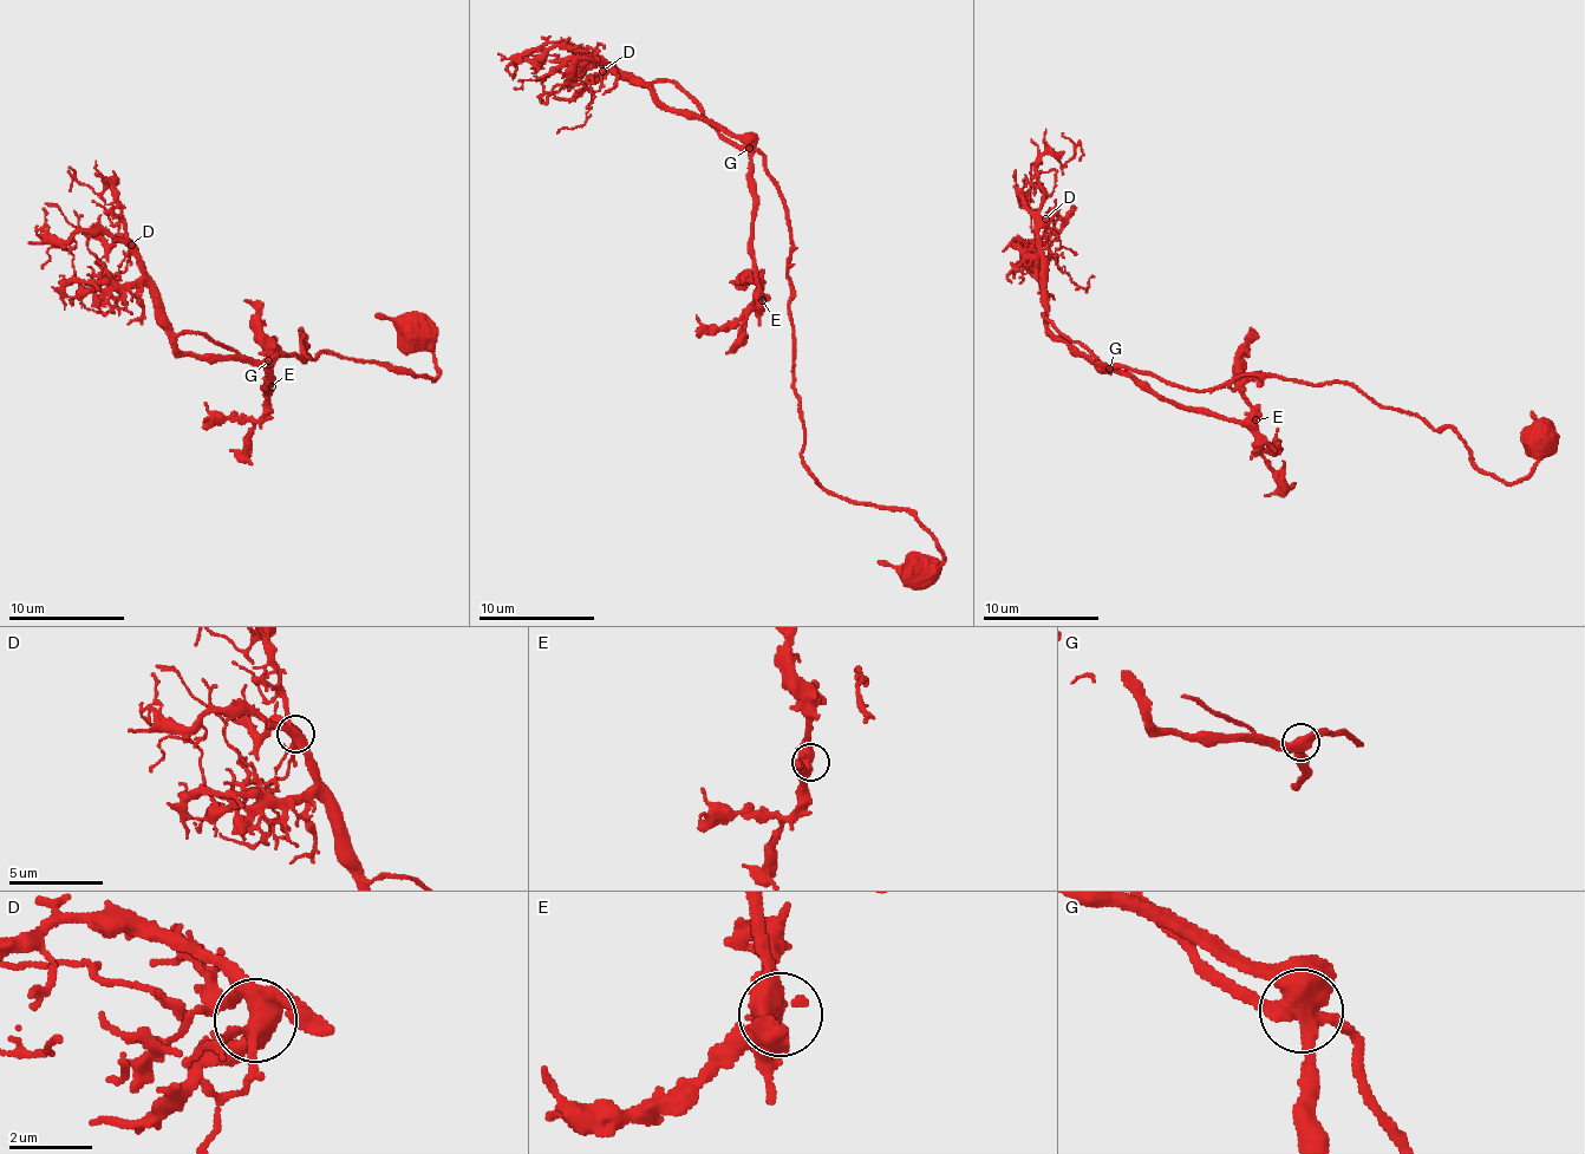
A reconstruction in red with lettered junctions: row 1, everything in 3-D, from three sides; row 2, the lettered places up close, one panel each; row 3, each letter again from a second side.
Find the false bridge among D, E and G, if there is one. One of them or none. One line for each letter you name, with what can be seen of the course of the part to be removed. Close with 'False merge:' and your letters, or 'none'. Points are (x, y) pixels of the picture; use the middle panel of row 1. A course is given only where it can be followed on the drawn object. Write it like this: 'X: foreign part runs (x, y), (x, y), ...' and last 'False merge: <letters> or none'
False merge: none

